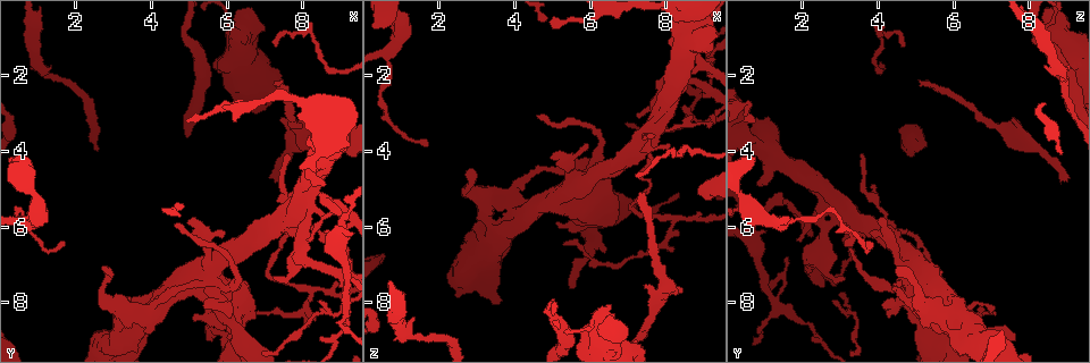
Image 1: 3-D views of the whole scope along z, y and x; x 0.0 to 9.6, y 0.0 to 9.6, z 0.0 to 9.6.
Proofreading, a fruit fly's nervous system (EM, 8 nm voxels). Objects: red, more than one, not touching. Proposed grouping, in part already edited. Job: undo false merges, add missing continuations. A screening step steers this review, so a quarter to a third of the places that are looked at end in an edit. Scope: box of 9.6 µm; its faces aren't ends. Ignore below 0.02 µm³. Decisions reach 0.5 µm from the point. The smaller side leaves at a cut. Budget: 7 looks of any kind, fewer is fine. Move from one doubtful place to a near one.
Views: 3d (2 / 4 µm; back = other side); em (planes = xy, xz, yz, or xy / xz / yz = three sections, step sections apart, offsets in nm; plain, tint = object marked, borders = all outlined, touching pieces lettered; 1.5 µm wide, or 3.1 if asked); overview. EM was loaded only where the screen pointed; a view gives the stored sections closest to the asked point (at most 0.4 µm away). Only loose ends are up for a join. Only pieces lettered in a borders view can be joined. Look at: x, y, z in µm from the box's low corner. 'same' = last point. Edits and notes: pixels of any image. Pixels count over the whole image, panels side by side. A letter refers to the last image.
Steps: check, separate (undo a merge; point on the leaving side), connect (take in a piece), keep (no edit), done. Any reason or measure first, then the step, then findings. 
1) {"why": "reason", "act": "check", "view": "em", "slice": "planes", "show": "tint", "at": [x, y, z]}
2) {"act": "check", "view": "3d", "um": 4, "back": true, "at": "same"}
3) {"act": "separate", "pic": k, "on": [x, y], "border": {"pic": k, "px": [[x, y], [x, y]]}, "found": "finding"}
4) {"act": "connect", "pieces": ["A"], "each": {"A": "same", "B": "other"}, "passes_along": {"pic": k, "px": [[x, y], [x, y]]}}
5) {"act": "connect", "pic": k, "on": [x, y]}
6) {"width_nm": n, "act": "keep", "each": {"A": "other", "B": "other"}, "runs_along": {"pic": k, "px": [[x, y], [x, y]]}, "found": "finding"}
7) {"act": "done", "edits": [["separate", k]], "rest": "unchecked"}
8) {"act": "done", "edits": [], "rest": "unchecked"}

{"why": "thin end", "act": "check", "view": "em", "slice": "yz", "step": 8, "show": "tint", "at": [7.10, 4.60, 9.00]}

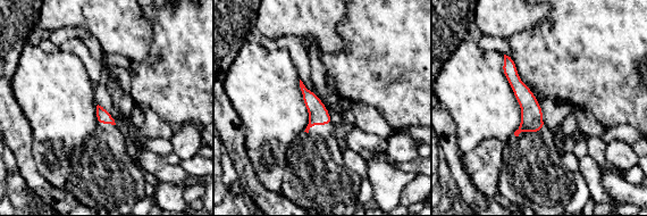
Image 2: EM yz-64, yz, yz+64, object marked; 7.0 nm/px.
{"act": "check", "view": "em", "slice": "planes", "show": "borders", "at": "same"}

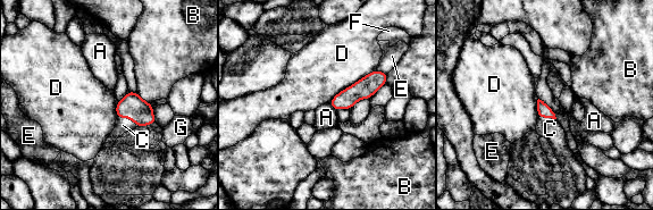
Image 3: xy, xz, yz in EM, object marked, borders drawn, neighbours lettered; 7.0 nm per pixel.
{"act": "connect", "pieces": ["C"], "each": {"A": "other", "B": "other", "C": "same", "D": "other", "E": "other", "F": "other", "G": "other"}, "passes_along": {"pic": 3, "px": [[133, 107], [127, 117], [123, 125]]}, "found": "it goes on there"}

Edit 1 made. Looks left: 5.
{"why": "thin end", "act": "check", "view": "em", "slice": "xz", "step": 4, "show": "tint", "at": [4.60, 5.95, 3.05]}

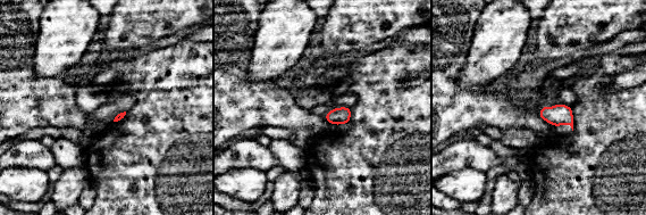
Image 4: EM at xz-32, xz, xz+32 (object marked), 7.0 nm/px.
{"why": "another direction", "act": "check", "view": "em", "slice": "yz", "step": 4, "show": "borders", "at": "same"}

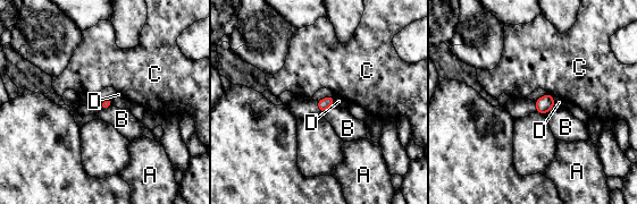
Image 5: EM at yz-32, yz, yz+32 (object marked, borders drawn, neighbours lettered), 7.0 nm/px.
{"act": "keep", "each": {"A": "other", "B": "other", "C": "other", "D": "other"}, "border": {"pic": 5, "px": [[333, 104], [319, 113]]}, "found": "none of them fits"}

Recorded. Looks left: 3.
{"act": "done", "edits": [["connect", 3]], "rest": "unchecked"}

